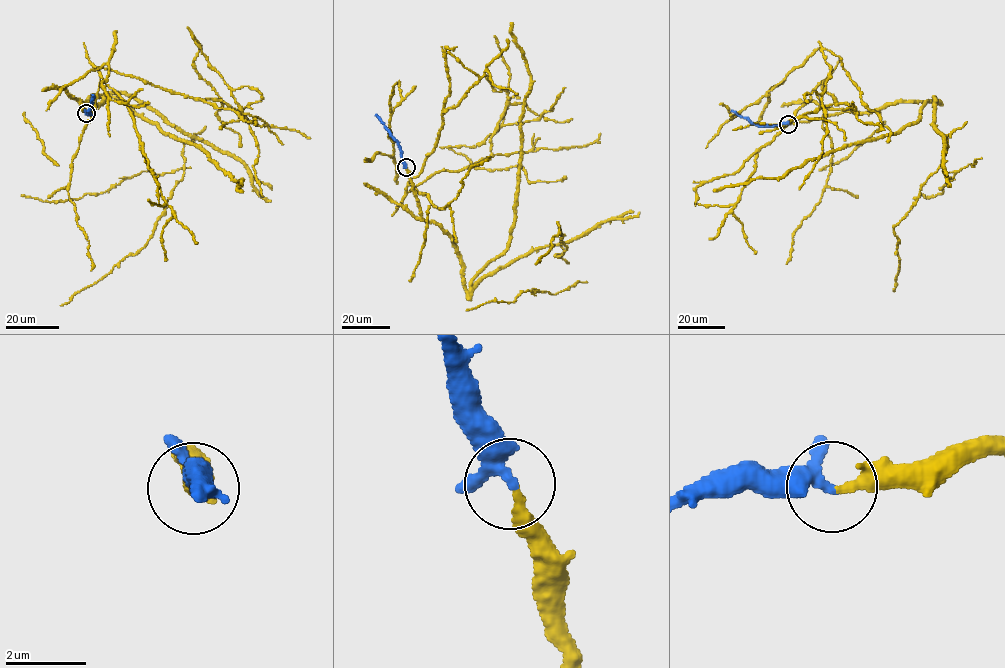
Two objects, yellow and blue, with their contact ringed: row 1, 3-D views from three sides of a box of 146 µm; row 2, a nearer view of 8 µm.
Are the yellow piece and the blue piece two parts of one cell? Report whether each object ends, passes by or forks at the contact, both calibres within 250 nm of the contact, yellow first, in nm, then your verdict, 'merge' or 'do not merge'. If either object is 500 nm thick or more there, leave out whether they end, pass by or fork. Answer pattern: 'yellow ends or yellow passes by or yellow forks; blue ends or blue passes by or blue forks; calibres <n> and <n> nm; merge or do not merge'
yellow passes by; blue passes by; calibres 180 and 280 nm; merge

